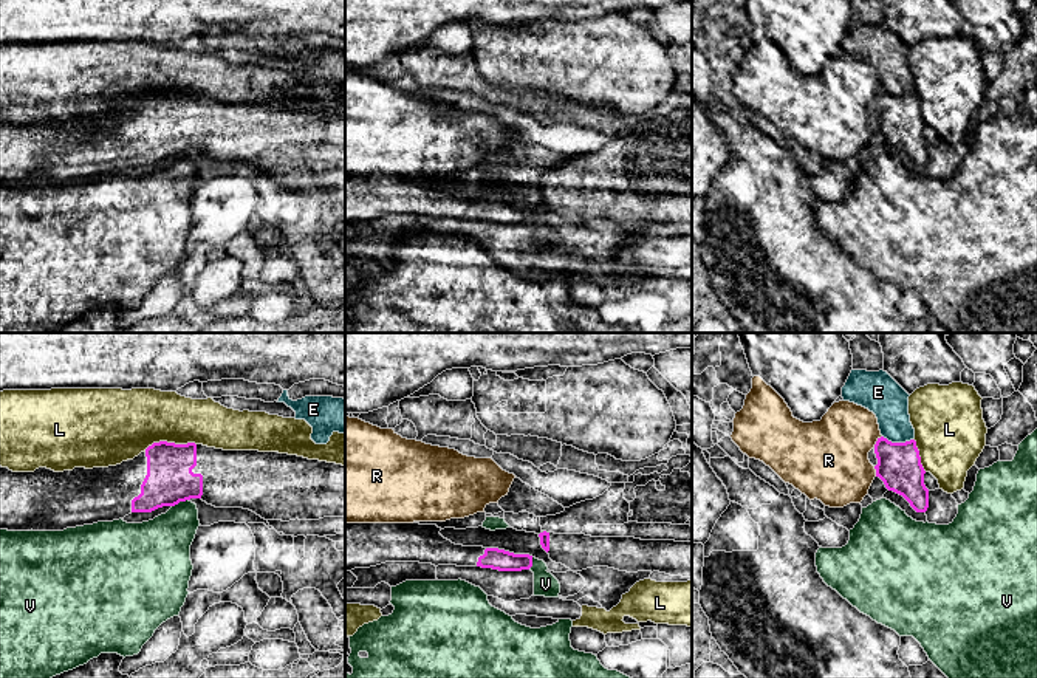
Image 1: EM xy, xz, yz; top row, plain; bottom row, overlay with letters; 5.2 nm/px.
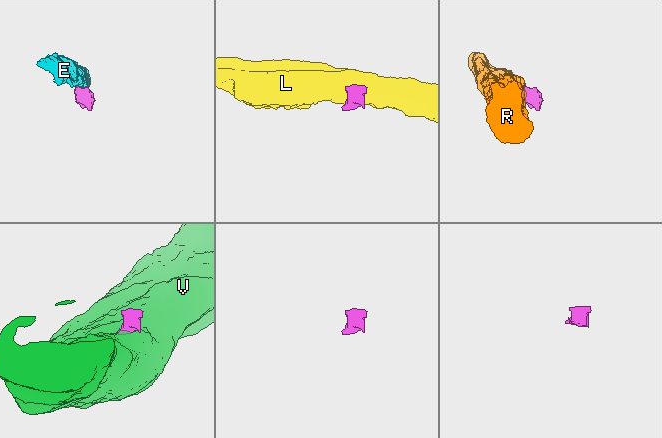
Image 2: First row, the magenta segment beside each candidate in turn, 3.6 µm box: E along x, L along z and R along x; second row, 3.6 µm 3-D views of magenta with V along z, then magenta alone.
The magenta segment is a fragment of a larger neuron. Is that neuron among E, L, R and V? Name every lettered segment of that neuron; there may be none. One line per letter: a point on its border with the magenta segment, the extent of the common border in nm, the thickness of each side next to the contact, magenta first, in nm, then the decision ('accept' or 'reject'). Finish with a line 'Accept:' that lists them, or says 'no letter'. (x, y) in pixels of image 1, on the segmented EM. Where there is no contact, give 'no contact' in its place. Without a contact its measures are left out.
E: yz (898, 443) | 160 nm | 220/200 nm | reject
L: xy (169, 443) | 280 nm | 240/340 nm | reject
R: yz (876, 441) | 80 nm | 220/380 nm | reject
V: xy (180, 500) | 100 nm | 240/280 nm | reject
Accept: no letter

